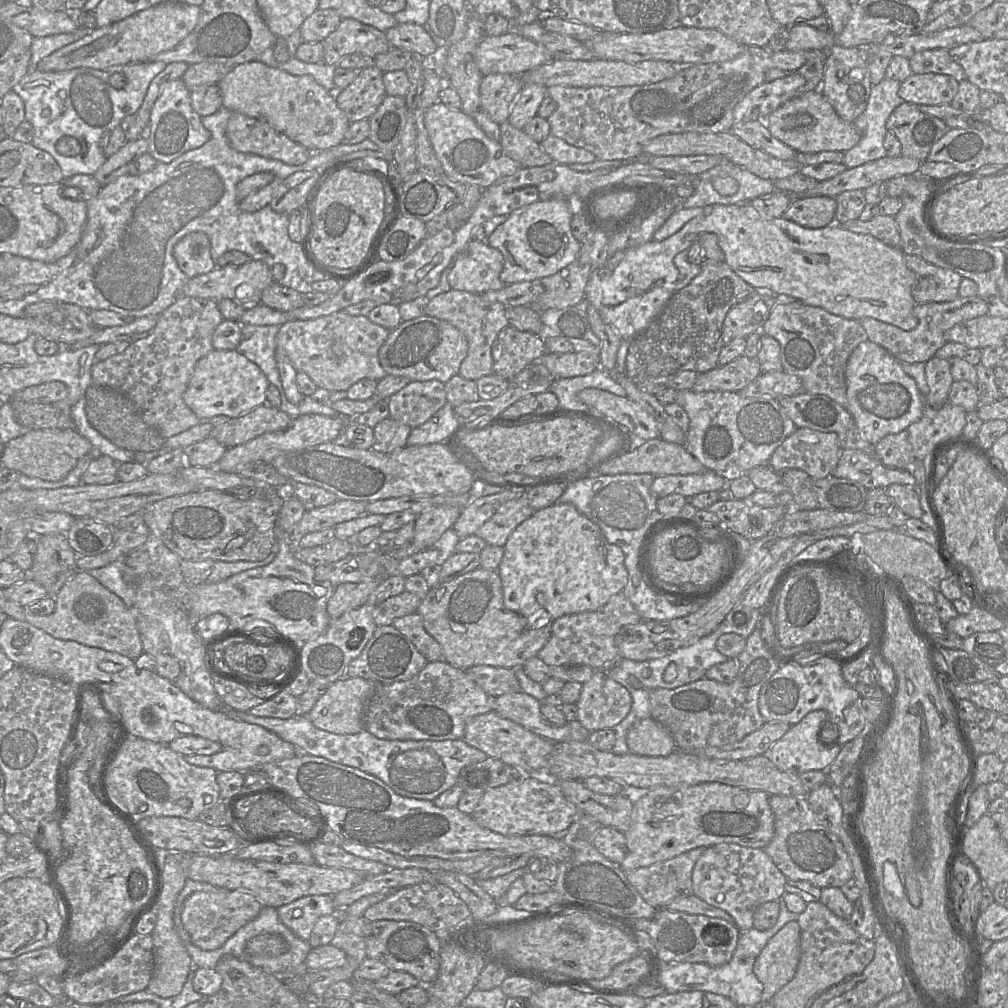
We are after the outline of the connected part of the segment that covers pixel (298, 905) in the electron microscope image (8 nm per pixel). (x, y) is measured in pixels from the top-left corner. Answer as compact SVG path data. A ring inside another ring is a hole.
M310 895L277 908L280 921L297 937L308 941L321 916L336 913L334 896Z

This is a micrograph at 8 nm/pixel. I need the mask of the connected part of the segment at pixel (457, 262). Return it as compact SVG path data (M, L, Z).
M471 239L449 265L448 283L452 289L483 294L500 290L505 283L500 280L503 254L485 241Z

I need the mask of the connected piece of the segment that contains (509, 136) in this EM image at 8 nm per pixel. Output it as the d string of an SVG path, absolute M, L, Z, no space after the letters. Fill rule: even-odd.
M508 121L499 124L501 147L523 168L551 164L553 159L541 148L540 144L526 134L523 129L512 126Z

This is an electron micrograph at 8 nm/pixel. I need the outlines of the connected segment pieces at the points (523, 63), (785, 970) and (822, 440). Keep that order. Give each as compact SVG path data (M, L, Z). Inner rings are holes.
M513 29L500 36L484 36L476 51L477 66L483 76L496 73L520 76L552 60L551 54L541 45Z
M790 921L767 942L754 961L753 973L763 985L761 1002L772 1001L774 994L793 979L799 958L800 928L797 921Z
M799 427L773 452L768 464L775 472L800 469L812 479L822 479L832 475L841 451L835 432Z

